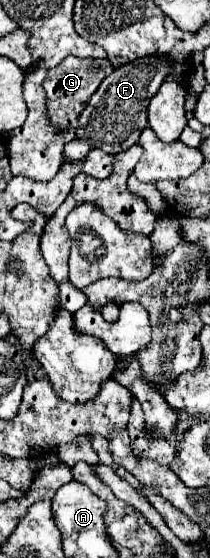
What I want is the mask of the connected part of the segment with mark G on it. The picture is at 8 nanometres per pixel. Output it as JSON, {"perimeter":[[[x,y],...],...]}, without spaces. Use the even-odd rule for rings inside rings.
{"perimeter":[[[68,56],[56,68],[50,68],[46,80],[42,82],[42,88],[46,90],[46,110],[50,124],[56,126],[56,130],[78,128],[78,114],[82,114],[86,102],[90,102],[90,96],[102,84],[102,78],[106,78],[112,70],[114,68],[110,64],[106,68],[94,70],[94,58],[76,58],[76,56]]]}

